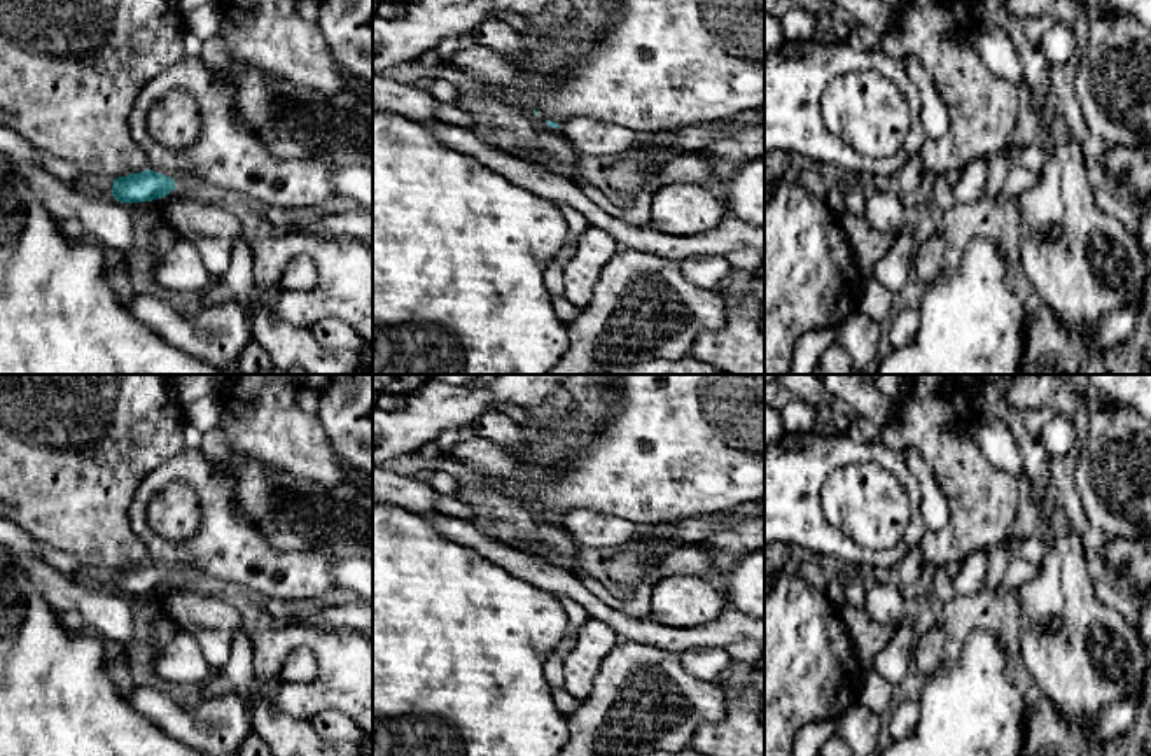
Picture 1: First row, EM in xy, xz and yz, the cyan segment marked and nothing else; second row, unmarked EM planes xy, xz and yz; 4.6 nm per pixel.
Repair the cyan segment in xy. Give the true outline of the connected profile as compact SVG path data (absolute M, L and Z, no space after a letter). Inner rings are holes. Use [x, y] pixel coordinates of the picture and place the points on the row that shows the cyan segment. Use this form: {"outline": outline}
{"outline": "M145 170L114 180L112 196L121 203L142 203L164 198L171 191L206 194L205 180L194 172L182 172L175 177Z"}

